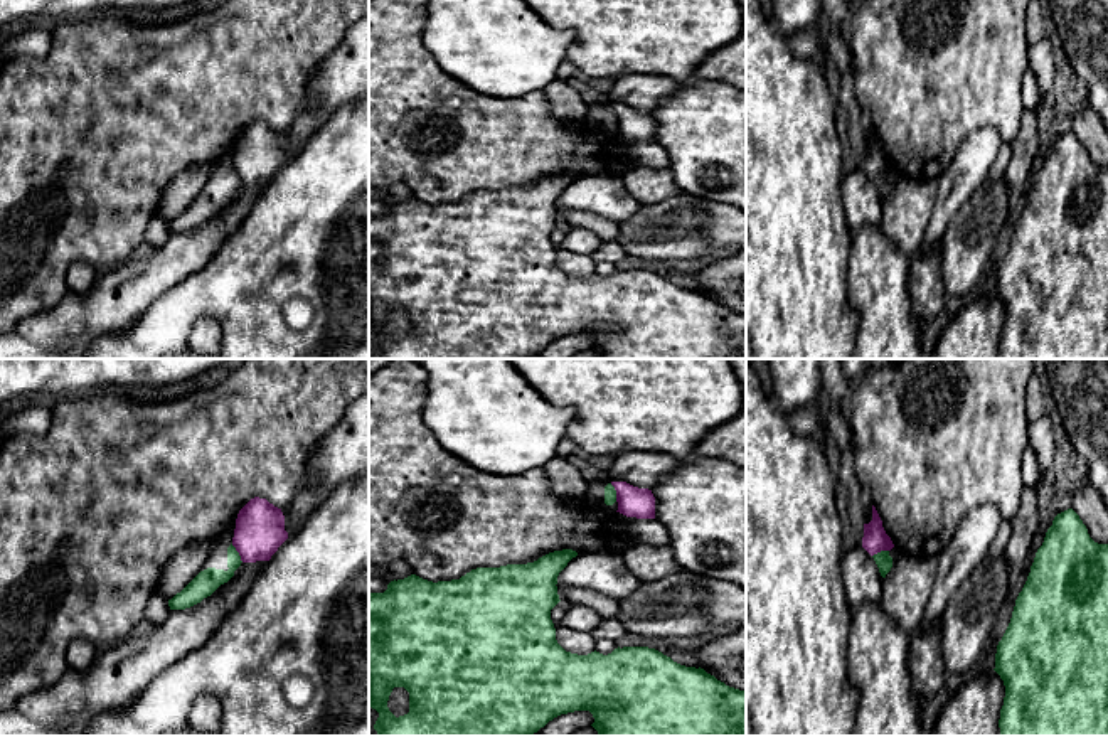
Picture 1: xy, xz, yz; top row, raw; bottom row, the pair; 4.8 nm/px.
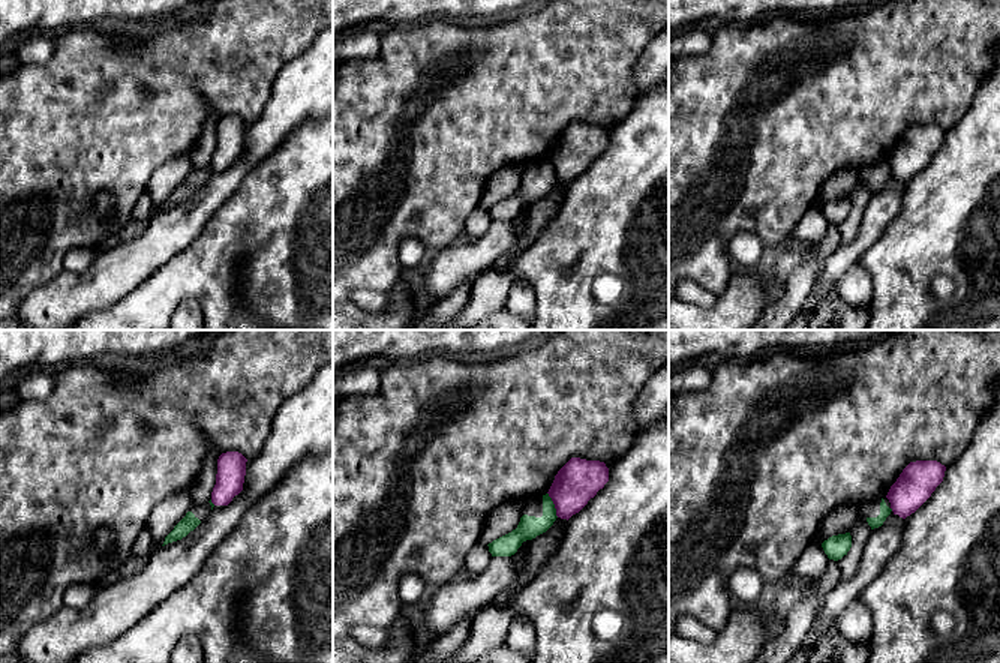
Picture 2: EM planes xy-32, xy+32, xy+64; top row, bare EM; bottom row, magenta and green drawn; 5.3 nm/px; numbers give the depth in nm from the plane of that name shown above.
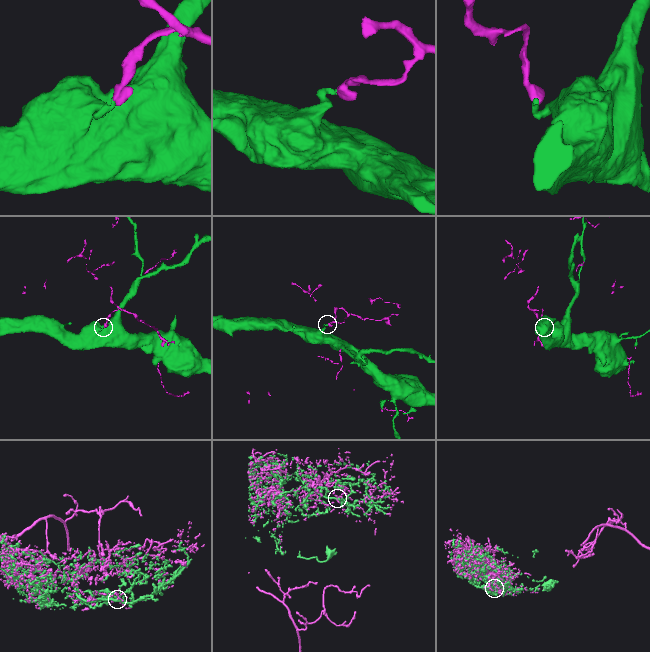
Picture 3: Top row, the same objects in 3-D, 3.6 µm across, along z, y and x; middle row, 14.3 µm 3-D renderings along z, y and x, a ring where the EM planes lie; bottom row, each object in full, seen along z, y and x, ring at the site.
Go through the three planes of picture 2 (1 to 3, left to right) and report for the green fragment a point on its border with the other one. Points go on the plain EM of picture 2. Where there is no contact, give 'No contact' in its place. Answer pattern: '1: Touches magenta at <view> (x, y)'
1: Touches magenta at xy-32 (213, 167)
2: Touches magenta at xy+32 (553, 167)
3: Touches magenta at xy+64 (891, 171)

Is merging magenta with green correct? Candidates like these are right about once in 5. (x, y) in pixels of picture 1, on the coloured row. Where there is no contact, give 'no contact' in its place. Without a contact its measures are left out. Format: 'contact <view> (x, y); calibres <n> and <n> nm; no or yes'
contact xy (238, 551); calibres 240 and 110 nm; no

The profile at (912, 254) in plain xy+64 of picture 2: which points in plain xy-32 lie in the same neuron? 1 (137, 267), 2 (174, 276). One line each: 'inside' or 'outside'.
1: outside
2: inside

